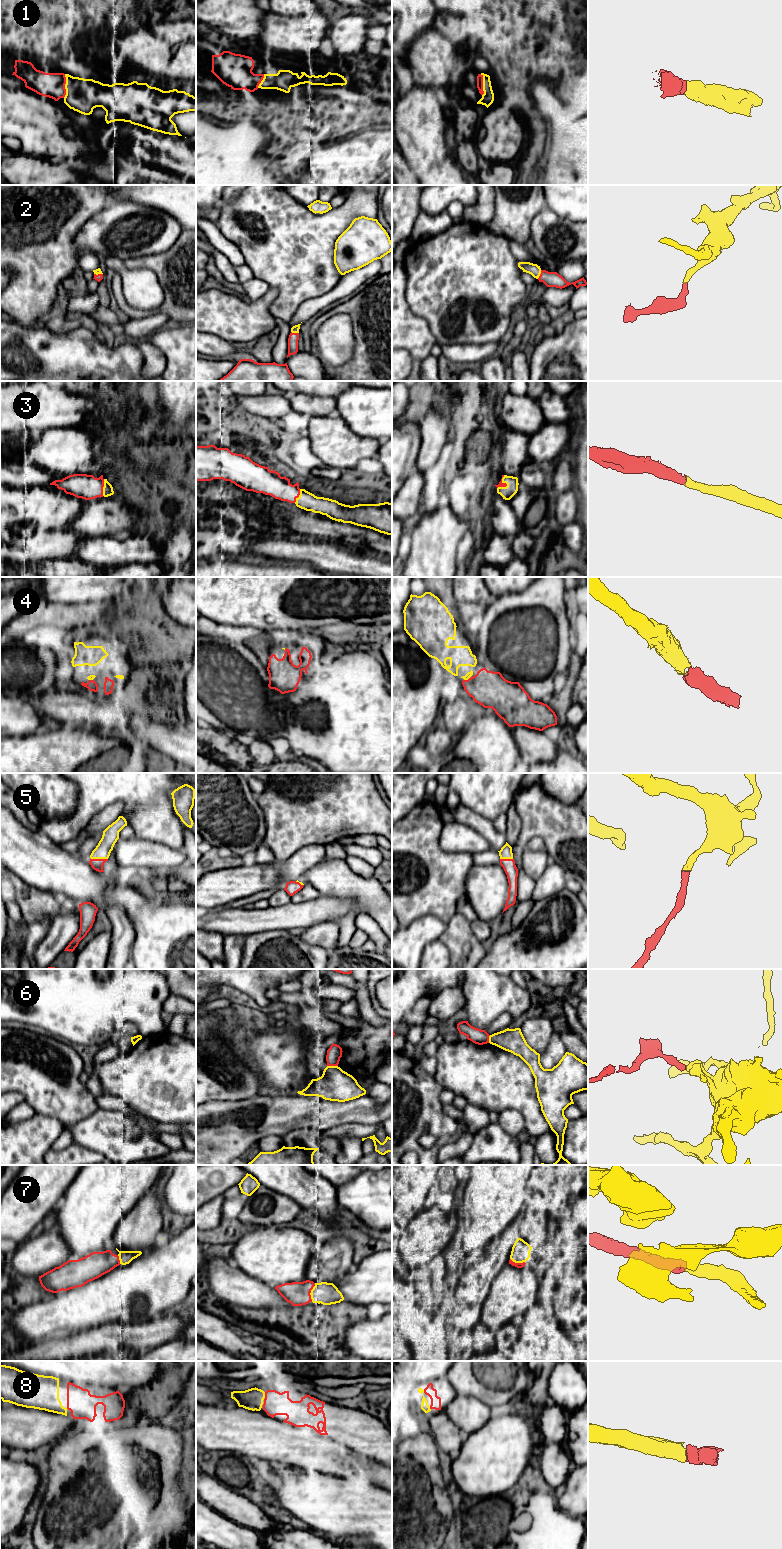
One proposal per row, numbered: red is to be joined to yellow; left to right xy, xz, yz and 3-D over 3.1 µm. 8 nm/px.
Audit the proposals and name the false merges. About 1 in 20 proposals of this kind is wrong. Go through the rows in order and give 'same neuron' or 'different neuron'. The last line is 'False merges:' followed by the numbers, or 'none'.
1: same neuron
2: same neuron
3: same neuron
4: same neuron
5: same neuron
6: different neuron
7: same neuron
8: same neuron
False merges: 6

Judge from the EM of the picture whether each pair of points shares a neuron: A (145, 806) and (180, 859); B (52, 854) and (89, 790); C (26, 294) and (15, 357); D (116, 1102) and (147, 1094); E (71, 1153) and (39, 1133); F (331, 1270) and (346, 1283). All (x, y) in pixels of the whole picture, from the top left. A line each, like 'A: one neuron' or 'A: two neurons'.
A: two neurons
B: two neurons
C: two neurons
D: two neurons
E: two neurons
F: two neurons

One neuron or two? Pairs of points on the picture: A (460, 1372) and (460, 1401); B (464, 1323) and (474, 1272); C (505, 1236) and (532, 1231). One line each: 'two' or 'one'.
A: two
B: one
C: two

